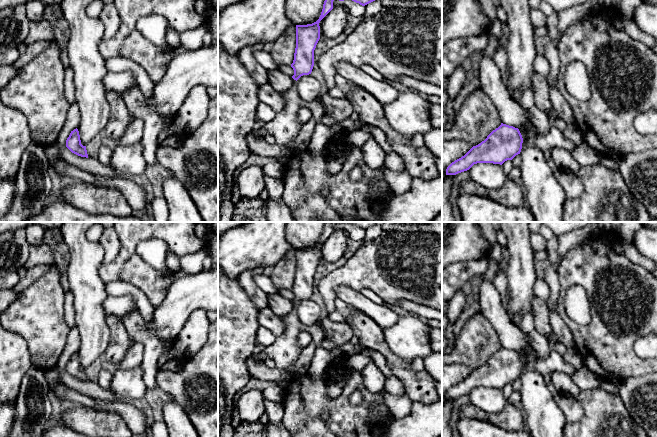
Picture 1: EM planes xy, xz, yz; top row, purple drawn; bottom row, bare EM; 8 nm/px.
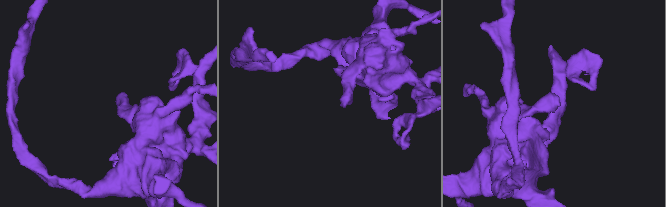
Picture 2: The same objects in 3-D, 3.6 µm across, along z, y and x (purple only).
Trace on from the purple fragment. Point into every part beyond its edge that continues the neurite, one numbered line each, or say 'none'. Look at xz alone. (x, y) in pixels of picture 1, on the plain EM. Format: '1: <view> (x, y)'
1: xz (285, 350)

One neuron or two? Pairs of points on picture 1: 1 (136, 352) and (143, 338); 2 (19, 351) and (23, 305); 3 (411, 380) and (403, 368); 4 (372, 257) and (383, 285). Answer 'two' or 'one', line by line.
1: two
2: two
3: one
4: one

